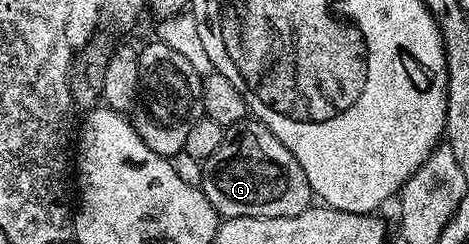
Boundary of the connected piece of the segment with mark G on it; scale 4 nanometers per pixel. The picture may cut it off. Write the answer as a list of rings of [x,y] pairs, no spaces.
[[[248,117],[241,123],[235,123],[224,130],[221,145],[217,145],[217,153],[203,163],[203,185],[201,190],[220,216],[233,217],[293,217],[307,210],[313,203],[313,192],[305,177],[305,169],[293,157],[281,141],[265,124],[254,117]]]

